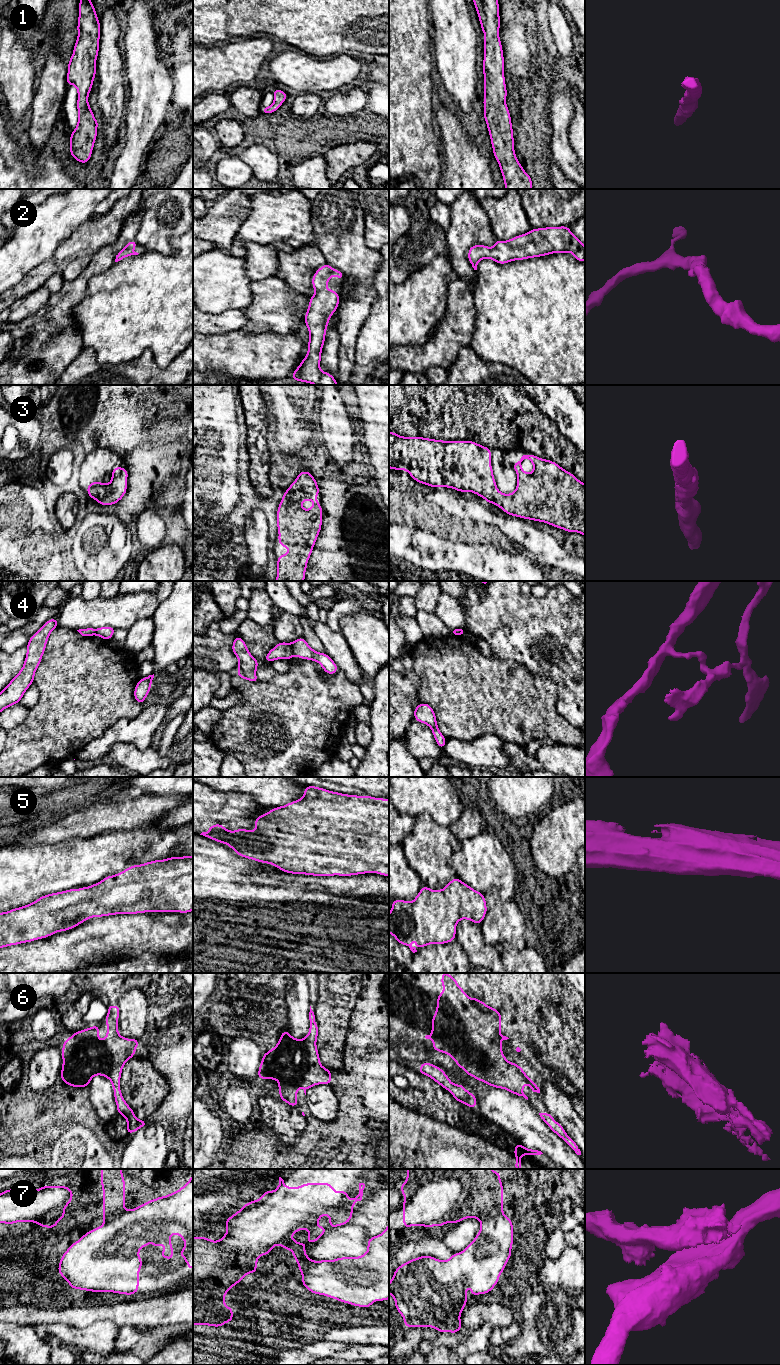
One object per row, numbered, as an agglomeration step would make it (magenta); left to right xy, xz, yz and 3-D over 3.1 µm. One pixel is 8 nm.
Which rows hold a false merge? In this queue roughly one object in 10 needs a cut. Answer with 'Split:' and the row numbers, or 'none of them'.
Split: 4, 7

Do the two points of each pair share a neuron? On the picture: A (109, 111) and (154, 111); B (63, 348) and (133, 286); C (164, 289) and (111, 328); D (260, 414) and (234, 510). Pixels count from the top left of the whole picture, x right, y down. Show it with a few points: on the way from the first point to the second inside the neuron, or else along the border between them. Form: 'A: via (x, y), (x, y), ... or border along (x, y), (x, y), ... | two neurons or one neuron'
A: border along (127, 99), (125, 106) | two neurons
B: border along (75, 310), (74, 317), (84, 347) | two neurons
C: via (151, 301), (134, 305), (124, 315) | one neuron
D: border along (244, 422), (247, 445) | two neurons

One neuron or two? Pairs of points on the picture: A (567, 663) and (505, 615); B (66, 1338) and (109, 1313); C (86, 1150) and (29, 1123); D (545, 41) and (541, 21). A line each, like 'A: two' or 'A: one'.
A: one
B: two
C: one
D: one

